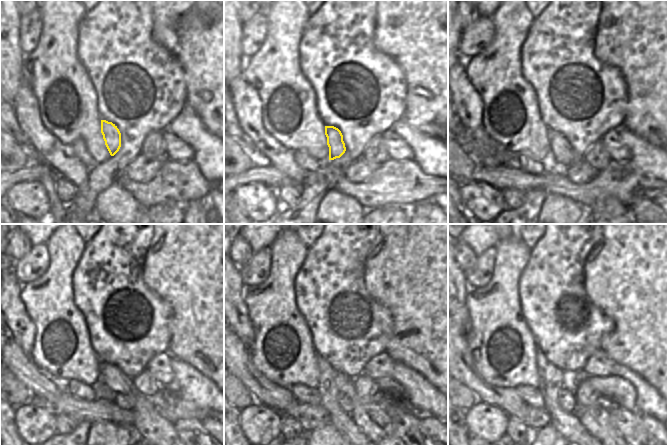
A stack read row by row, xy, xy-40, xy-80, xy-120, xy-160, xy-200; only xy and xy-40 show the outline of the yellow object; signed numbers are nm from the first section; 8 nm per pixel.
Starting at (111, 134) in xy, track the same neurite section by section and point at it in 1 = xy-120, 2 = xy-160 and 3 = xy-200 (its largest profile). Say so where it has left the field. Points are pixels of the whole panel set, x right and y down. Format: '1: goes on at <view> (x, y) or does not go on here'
1: goes on at xy-120 (148, 424)
2: goes on at xy-160 (367, 414)
3: goes on at xy-200 (596, 419)

